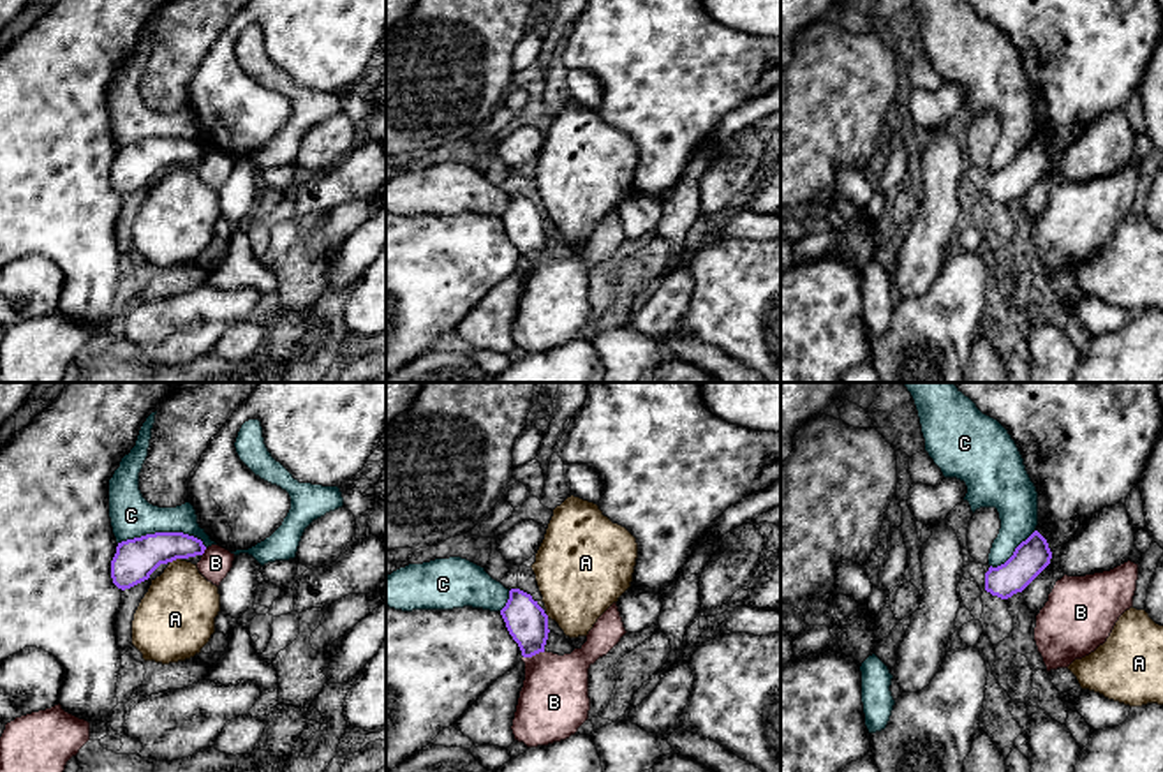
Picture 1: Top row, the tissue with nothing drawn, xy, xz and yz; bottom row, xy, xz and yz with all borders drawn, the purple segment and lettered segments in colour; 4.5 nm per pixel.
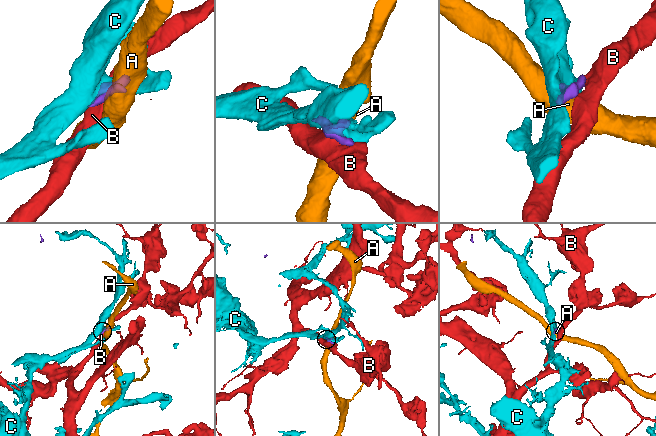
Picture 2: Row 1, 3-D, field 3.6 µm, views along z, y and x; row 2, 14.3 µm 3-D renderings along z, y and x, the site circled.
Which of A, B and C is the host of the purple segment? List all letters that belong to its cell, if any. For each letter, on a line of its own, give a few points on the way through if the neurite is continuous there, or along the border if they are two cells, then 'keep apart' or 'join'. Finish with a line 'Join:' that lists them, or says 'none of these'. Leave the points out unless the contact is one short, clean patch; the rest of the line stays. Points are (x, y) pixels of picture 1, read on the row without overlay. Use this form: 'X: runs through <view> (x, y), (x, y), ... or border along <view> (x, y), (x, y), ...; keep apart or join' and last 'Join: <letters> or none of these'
A: border along xy (180, 163), (170, 168); keep apart
B: keep apart
C: keep apart
Join: none of these

